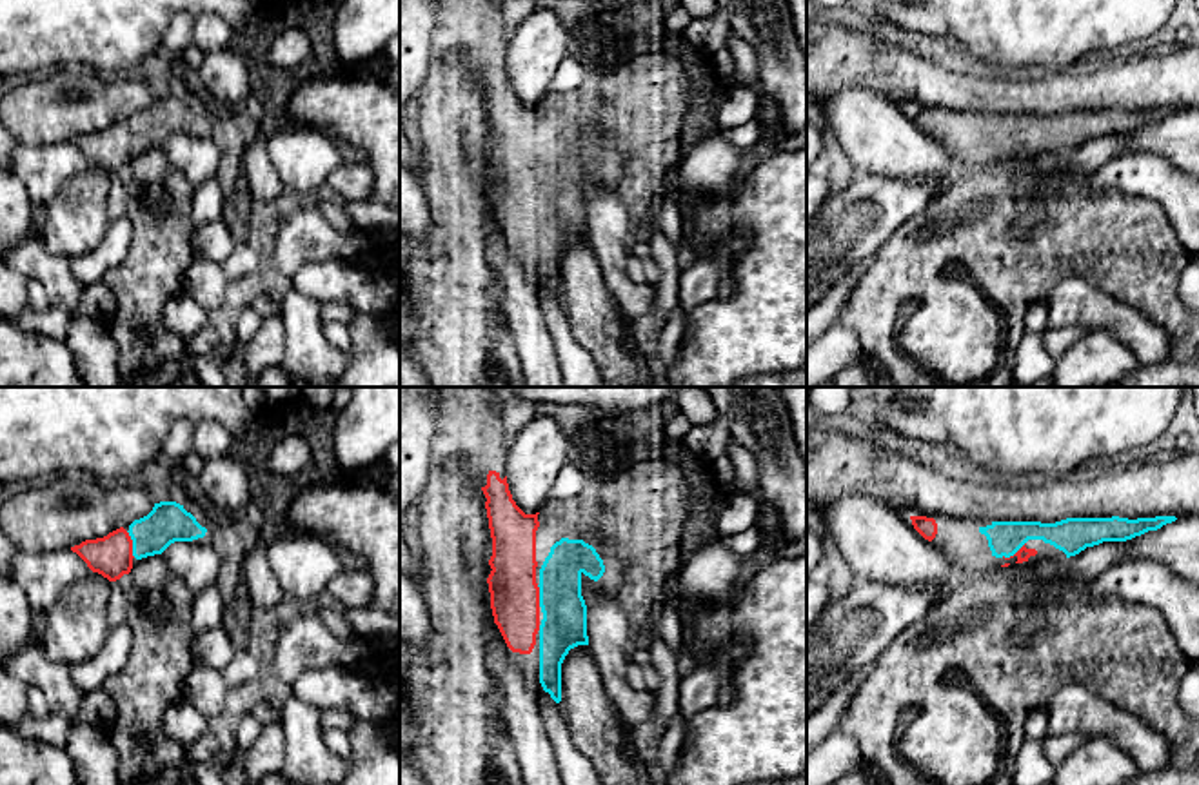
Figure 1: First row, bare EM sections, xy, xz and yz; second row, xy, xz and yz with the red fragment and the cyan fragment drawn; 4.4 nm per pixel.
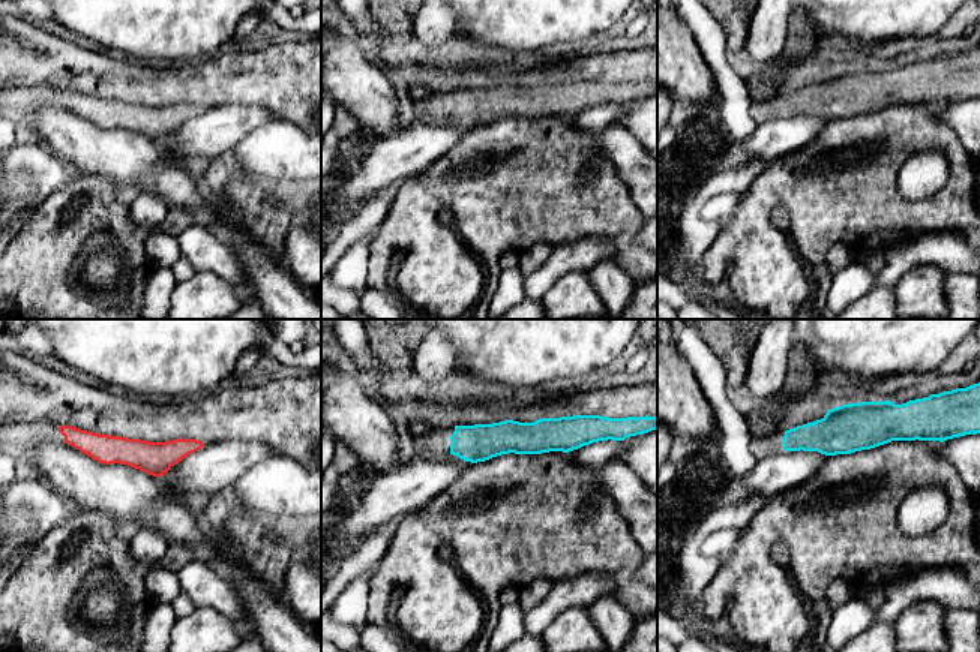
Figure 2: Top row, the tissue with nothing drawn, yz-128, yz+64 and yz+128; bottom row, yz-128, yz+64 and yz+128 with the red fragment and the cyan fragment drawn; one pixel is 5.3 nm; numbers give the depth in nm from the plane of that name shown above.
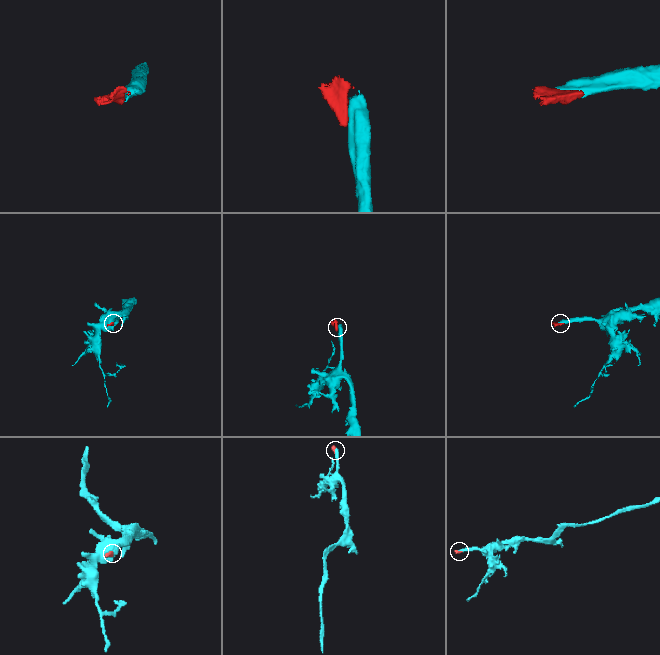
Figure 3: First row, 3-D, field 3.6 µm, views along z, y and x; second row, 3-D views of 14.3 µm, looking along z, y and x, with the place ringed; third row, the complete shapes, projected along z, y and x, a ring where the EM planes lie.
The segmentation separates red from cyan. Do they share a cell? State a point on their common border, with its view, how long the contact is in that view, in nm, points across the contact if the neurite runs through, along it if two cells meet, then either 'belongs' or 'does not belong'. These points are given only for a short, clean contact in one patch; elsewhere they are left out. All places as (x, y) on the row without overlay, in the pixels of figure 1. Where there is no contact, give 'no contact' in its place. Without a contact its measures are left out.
contact xy (131, 137); length 130 nm; belongs

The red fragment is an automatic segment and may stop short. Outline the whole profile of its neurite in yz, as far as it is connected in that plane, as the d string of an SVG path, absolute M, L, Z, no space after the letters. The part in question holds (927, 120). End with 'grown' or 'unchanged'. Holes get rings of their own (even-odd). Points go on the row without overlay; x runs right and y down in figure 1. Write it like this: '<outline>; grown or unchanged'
M936 105L910 109L914 122L937 140L966 171L1023 154L1065 154L1086 140L1126 134L1175 114L1155 111L1066 111L1041 114L985 114Z; grown

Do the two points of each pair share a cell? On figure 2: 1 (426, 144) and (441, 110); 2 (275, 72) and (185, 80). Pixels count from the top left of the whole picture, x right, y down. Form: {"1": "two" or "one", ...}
{"1": "two", "2": "one"}

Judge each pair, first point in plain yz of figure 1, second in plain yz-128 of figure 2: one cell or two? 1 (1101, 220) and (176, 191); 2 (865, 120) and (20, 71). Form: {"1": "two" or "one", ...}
{"1": "two", "2": "two"}

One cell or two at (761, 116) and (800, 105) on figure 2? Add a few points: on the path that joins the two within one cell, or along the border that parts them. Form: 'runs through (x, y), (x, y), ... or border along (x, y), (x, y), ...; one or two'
runs through (770, 110), (778, 105), (791, 105); one

